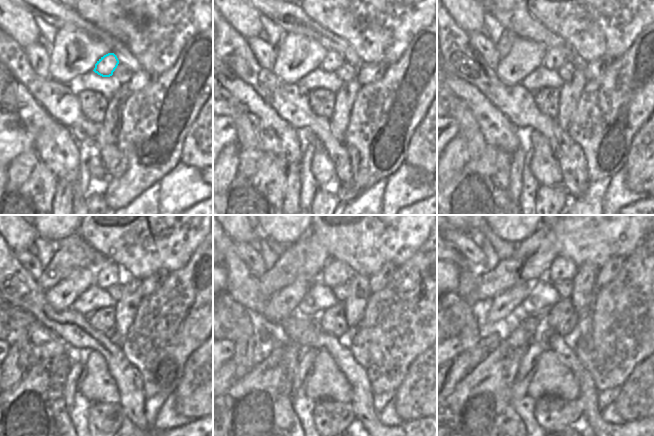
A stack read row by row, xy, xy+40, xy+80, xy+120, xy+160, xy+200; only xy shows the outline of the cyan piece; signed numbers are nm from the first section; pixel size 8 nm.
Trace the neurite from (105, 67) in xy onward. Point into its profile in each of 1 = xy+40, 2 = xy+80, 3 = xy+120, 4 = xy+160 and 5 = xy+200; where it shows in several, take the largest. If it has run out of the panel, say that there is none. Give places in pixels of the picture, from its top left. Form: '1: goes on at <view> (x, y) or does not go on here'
1: goes on at xy+40 (332, 61)
2: goes on at xy+80 (555, 57)
3: goes on at xy+120 (110, 273)
4: goes on at xy+160 (335, 272)
5: goes on at xy+200 (562, 267)

